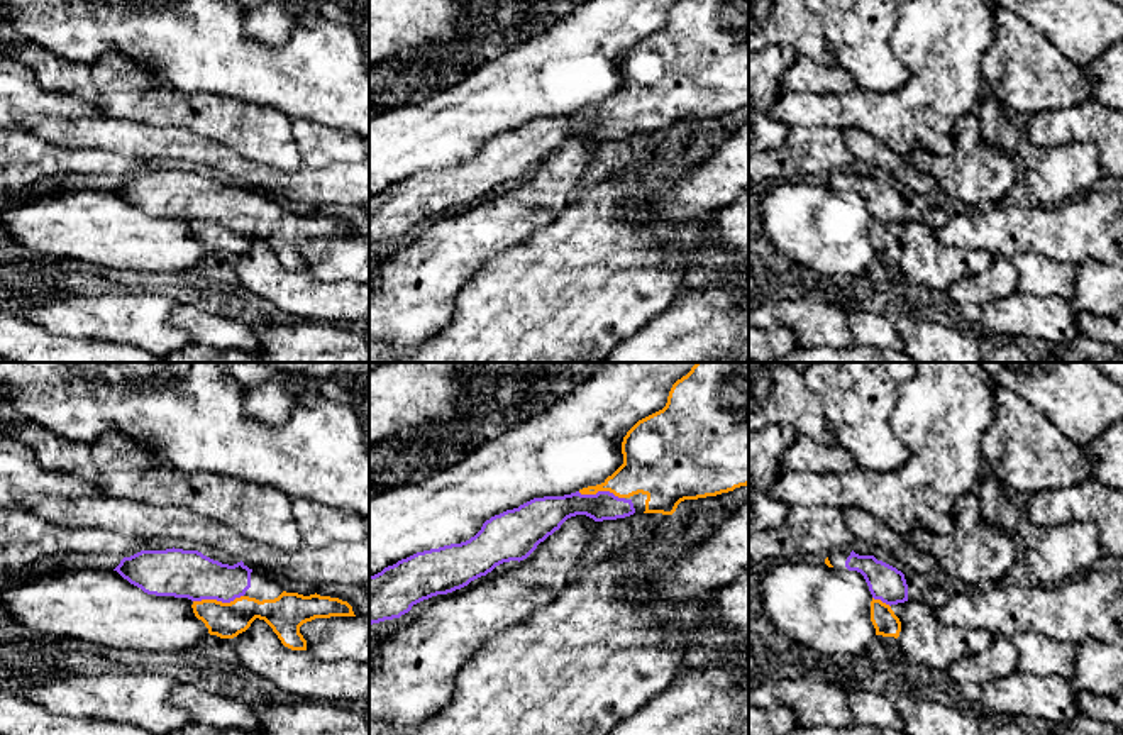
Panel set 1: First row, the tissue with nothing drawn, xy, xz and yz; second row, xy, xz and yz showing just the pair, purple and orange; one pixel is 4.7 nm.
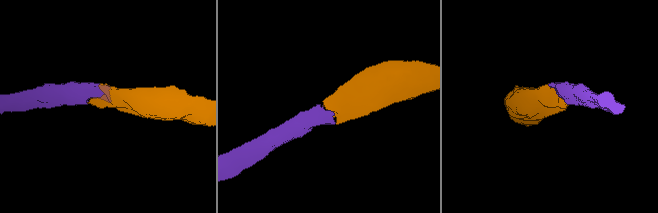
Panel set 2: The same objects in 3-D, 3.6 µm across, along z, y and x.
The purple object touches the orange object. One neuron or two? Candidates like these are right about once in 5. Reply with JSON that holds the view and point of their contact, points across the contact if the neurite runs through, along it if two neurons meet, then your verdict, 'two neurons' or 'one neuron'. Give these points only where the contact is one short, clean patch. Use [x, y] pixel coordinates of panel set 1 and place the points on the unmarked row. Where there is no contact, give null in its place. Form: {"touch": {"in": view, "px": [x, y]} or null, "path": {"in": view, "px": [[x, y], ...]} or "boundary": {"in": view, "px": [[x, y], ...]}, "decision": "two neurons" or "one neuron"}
{"touch": {"in": "xy", "px": [217, 221]}, "decision": "one neuron"}

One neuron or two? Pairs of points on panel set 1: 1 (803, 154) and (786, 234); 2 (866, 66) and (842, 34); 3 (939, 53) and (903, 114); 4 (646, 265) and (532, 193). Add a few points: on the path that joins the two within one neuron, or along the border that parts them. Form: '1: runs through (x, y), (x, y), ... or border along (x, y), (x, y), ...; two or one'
1: border along (802, 180), (788, 180), (768, 187); two
2: runs through (866, 58), (851, 43); one
3: runs through (939, 68), (939, 78), (918, 99); one
4: border along (569, 204), (529, 236); two

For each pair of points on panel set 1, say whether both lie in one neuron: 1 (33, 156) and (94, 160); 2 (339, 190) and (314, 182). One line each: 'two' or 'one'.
1: one
2: one

